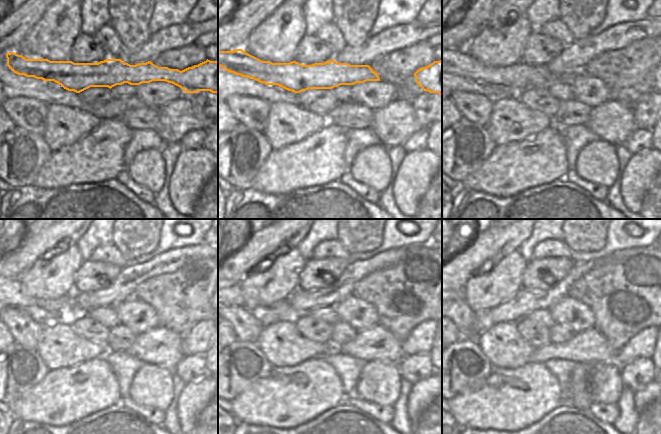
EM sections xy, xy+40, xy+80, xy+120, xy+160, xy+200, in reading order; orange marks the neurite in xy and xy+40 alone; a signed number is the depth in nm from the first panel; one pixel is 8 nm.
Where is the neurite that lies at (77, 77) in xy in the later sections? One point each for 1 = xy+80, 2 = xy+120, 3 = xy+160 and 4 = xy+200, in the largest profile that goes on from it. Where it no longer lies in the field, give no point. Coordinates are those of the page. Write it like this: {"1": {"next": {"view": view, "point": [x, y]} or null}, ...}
{"1": {"next": {"view": "xy+80", "point": [519, 77]}}, "2": {"next": {"view": "xy+120", "point": [14, 296]}}, "3": {"next": {"view": "xy+160", "point": [238, 300]}}, "4": {"next": {"view": "xy+200", "point": [462, 291]}}}

